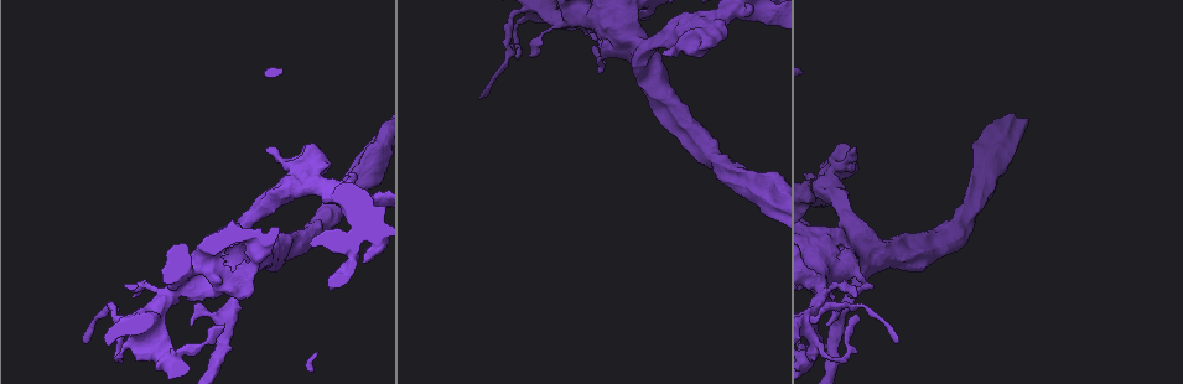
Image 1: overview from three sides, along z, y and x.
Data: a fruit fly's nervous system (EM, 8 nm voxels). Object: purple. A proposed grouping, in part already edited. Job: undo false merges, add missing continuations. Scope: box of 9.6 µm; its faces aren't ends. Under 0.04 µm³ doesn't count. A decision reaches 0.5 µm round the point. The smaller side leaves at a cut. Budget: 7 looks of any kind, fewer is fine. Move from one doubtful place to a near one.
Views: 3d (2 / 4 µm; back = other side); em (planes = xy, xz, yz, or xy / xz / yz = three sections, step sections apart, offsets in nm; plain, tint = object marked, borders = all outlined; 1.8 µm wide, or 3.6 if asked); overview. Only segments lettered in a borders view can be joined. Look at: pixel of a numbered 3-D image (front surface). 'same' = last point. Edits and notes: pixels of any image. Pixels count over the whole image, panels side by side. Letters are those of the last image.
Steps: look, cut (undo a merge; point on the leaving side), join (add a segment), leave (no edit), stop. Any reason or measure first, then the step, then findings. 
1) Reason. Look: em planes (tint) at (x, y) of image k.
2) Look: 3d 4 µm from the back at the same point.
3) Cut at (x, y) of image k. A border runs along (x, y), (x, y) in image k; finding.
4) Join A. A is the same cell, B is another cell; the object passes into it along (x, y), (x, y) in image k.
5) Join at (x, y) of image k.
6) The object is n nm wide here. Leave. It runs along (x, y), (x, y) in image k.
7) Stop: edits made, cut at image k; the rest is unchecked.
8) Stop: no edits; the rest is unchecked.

Touches itself. Look: em planes (tint) at (641, 13) of image 1.

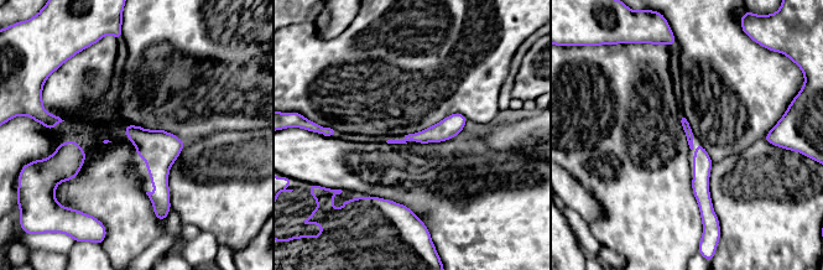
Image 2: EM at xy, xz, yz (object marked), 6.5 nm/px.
Look: em planes (borders) at the same point.

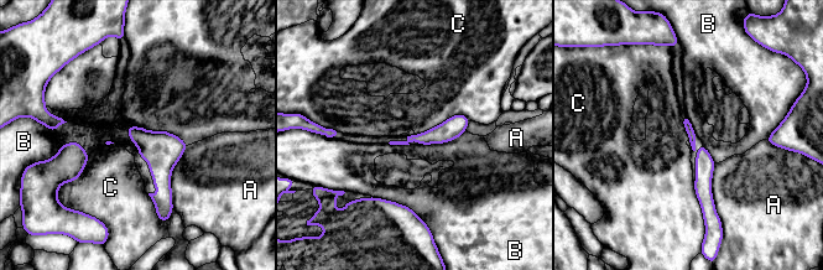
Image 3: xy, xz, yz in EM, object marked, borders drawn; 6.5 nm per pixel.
The object is 110 nm wide here; the longest contact is with A, 420 nm. Leave. A, B and C are other cells; continuous, no second neuron.

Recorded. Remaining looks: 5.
Free end. Look: em planes (borders) at (726, 35) of image 1.

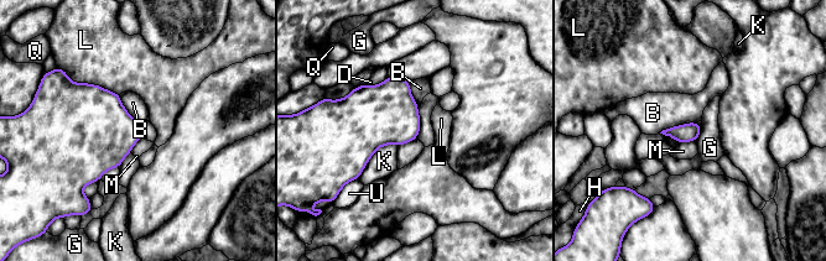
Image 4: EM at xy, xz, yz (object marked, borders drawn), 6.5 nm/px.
Leave. B, D, G, H, K, L, M, Q and U are other cells; a border runs along (416, 137), (398, 147) in image 4; no lettered segment goes on from it.

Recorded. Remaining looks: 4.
An open end. Look: 3d 2 µm from the back at (366, 256) of image 1.

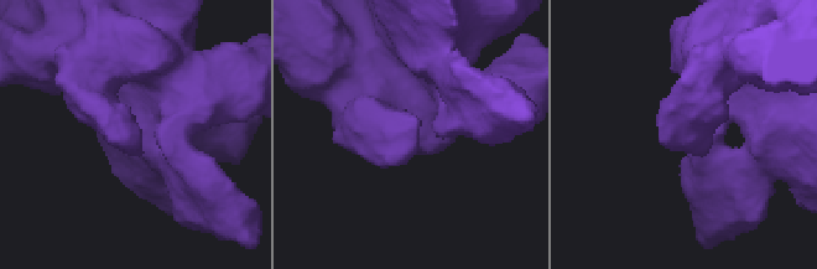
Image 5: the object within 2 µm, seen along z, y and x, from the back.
Shape alone is not enough. Look: em 3.6 µm xz step 16 (tint) at (404, 164) of image 5.

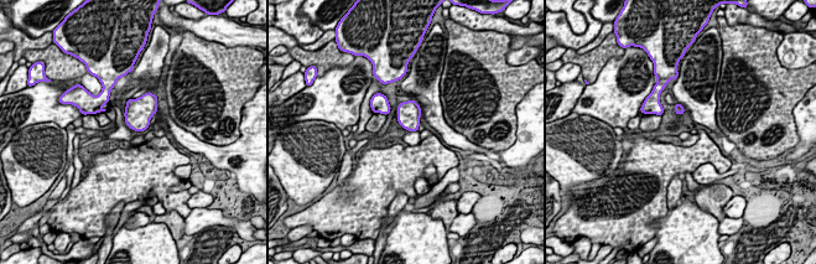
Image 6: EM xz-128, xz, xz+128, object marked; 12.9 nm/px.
See the neighbours. Look: em 3.6 µm xz step 16 (borders) at the same point.

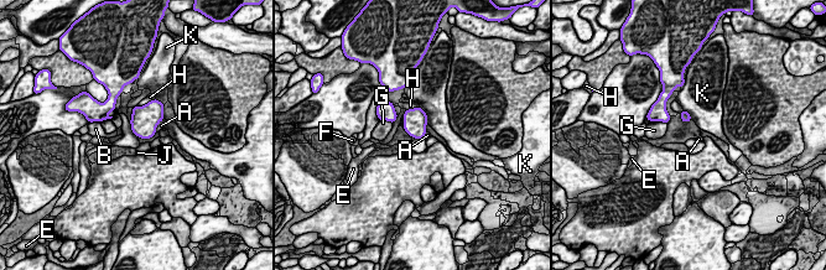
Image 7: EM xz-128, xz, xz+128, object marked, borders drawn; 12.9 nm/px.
The longest contact is with K, 260 nm. Leave. A, B, E, F, G, H, J and K are other cells; no lettered segment goes on from it.

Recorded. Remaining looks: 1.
Stop: no edits; the rest is unchecked.

